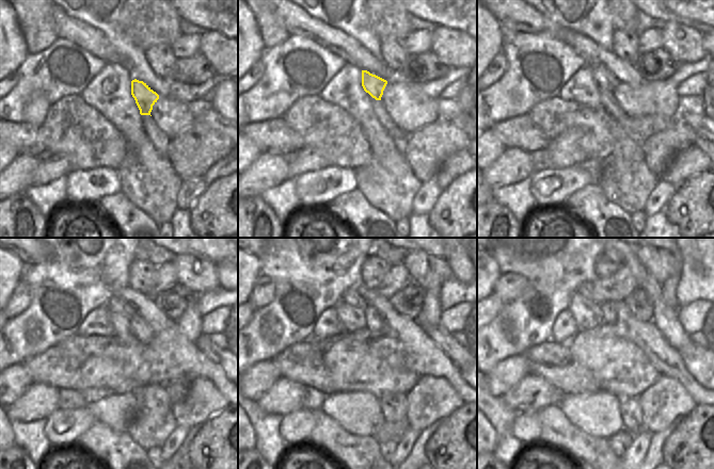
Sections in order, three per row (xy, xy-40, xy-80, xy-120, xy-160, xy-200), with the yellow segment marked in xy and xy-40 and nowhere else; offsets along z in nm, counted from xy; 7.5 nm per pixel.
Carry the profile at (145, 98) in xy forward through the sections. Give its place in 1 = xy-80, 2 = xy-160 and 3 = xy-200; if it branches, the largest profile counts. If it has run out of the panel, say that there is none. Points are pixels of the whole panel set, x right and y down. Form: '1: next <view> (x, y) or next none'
1: next xy-80 (605, 81)
2: next xy-160 (350, 309)
3: next xy-200 (587, 314)

